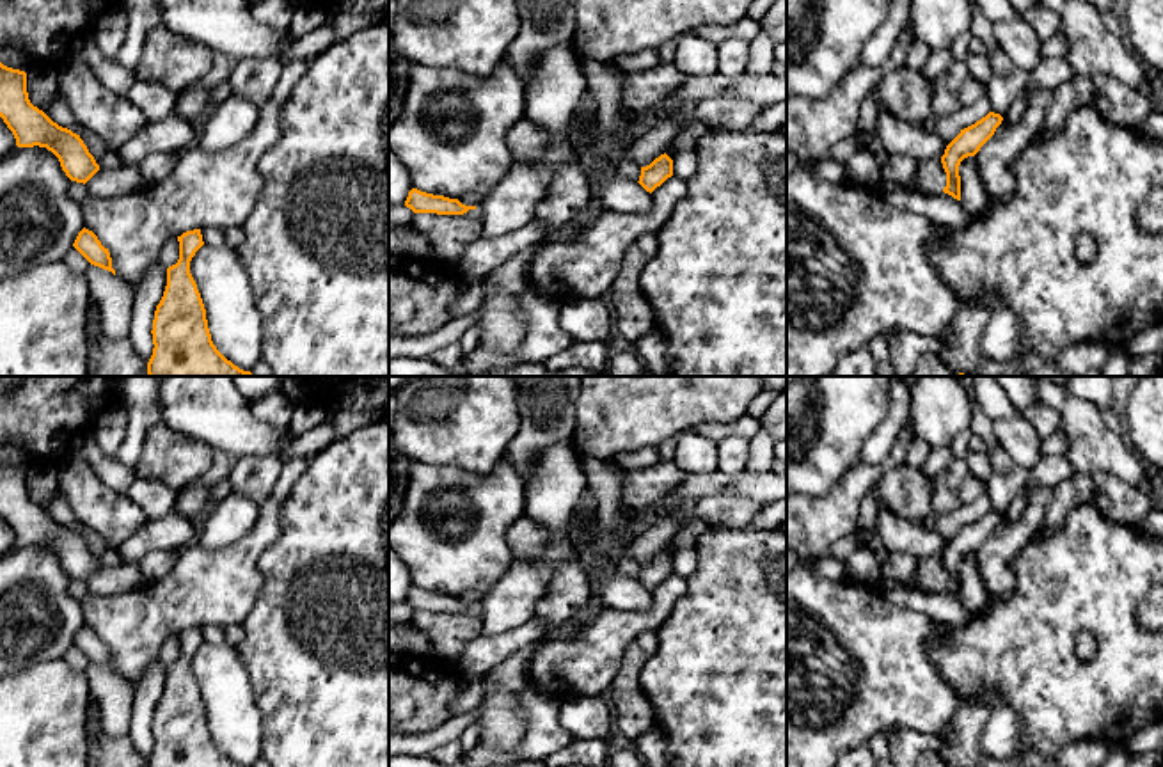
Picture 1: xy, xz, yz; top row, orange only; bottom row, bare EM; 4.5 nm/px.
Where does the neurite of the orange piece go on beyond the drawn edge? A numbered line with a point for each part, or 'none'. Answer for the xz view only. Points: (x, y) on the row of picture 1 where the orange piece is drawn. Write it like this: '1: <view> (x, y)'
none

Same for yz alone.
none

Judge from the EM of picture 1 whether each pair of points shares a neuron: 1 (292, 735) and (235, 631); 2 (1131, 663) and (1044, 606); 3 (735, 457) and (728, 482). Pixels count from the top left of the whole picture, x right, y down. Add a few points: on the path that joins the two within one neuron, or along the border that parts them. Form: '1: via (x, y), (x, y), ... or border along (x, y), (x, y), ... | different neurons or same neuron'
1: border along (244, 624), (244, 638), (235, 647) | different neurons
2: via (1114, 640), (1080, 606), (1068, 606) | same neuron
3: border along (744, 467), (737, 473), (719, 471) | different neurons

